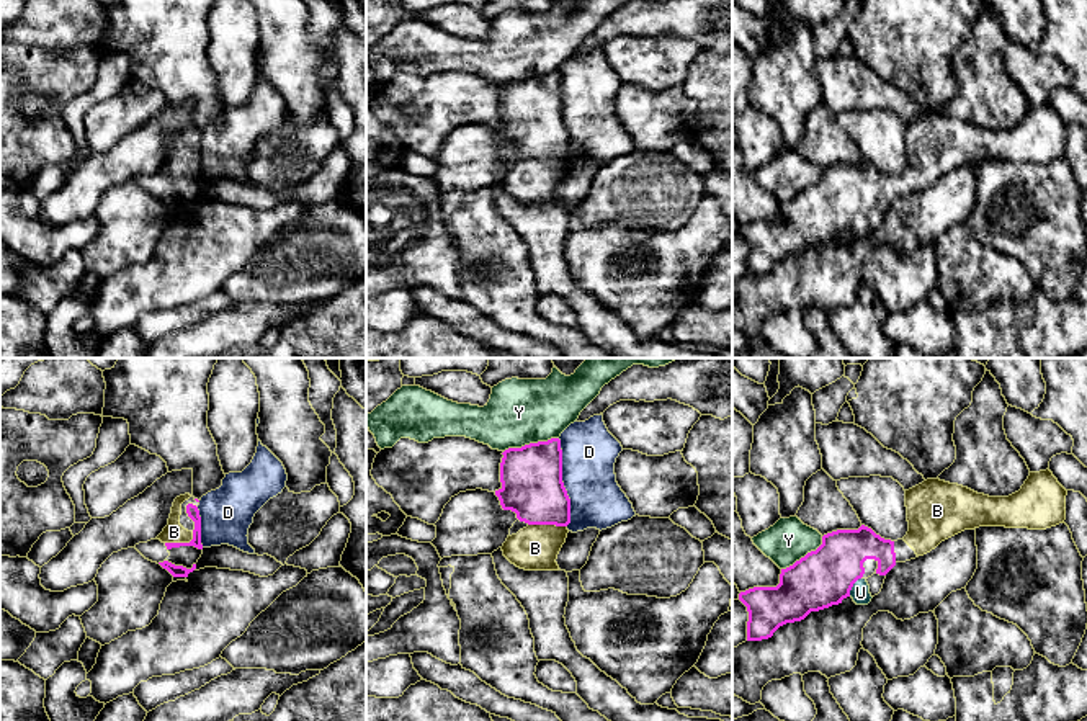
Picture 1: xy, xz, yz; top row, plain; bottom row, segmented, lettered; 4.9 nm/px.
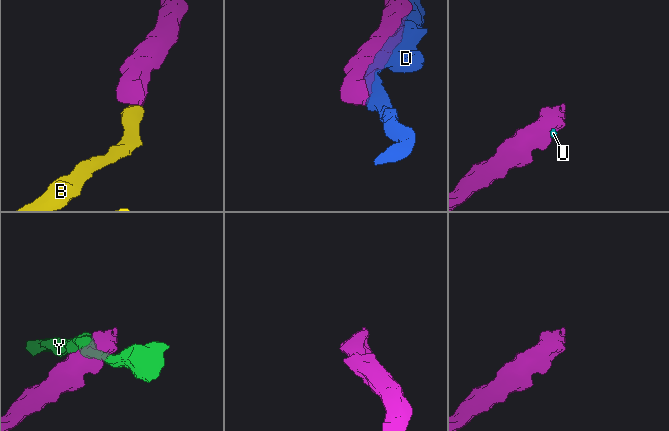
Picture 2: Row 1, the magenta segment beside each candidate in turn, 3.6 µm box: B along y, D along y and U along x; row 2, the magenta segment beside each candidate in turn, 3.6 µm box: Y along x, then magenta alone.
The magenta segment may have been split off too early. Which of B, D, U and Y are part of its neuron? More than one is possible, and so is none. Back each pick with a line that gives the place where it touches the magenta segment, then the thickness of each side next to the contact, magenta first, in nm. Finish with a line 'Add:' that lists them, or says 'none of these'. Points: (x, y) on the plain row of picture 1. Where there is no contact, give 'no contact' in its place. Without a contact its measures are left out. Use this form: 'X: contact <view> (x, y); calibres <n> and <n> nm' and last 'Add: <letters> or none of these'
B: contact xz (548, 157); calibres 300 and 220 nm
U: contact yz (852, 219); calibres 280 and 100 nm
Add: B, U

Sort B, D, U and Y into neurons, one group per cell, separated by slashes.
B U / D / Y

